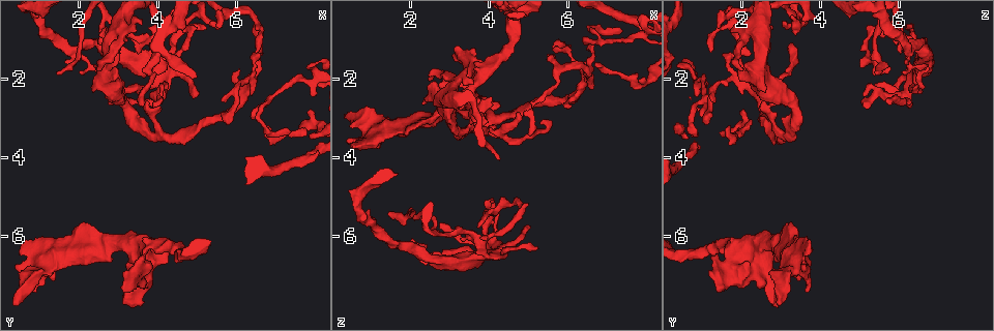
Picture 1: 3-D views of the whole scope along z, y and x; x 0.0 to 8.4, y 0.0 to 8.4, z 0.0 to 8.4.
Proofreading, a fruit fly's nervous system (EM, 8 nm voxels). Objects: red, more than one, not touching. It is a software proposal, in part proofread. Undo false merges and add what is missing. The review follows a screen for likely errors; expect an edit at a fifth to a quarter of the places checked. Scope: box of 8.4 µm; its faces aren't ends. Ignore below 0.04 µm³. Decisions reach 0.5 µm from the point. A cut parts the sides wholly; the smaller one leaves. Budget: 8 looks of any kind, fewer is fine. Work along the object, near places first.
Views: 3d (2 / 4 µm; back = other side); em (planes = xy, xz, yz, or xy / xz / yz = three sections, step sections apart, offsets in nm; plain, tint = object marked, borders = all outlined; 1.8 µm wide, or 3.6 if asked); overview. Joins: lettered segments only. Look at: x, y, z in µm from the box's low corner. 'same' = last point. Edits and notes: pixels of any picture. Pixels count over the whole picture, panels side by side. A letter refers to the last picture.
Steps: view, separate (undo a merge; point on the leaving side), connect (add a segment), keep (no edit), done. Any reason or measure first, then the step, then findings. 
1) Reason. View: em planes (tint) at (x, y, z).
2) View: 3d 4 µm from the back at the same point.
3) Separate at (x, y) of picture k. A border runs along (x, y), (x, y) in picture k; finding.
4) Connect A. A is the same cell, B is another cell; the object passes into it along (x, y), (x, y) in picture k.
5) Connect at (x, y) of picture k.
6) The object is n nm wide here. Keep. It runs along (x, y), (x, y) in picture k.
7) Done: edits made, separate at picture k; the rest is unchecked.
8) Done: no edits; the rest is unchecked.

Stops while still wide. View: 3d 2 µm at (2.20, 5.65, 3.20).

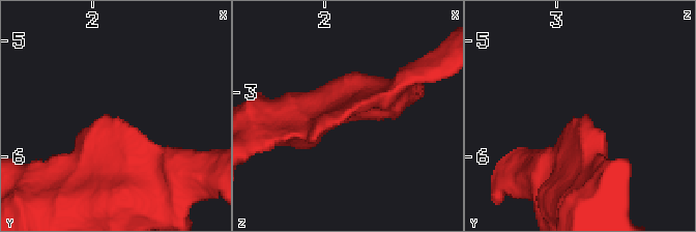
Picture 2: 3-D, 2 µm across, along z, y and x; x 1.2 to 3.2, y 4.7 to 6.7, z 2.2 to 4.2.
Need the tissue. View: em planes (plain) at (2.18, 5.68, 3.24).

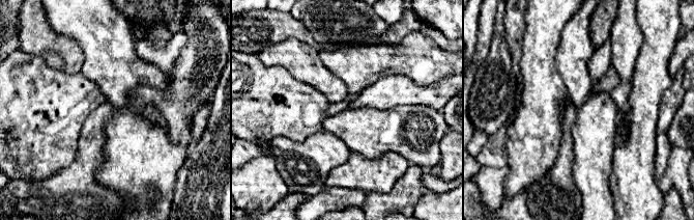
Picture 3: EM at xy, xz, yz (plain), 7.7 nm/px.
See the neighbours. View: em planes (borders) at the same point.

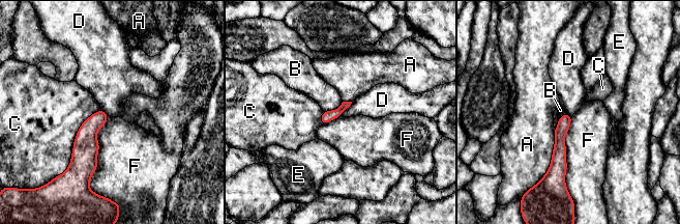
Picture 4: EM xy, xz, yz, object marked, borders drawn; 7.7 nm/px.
The longest contact is with C, 550 nm. Keep. A, B, C, D, E and F are other cells; a border runs along (352, 102), (340, 115) in picture 4; none of them fits.

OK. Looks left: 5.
View: em yz step 4 (tint) at (3.65, 6.50, 1.50).

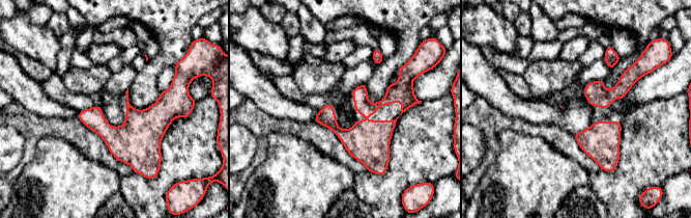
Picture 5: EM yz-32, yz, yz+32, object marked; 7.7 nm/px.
Another direction. View: em planes (borders) at the same point.

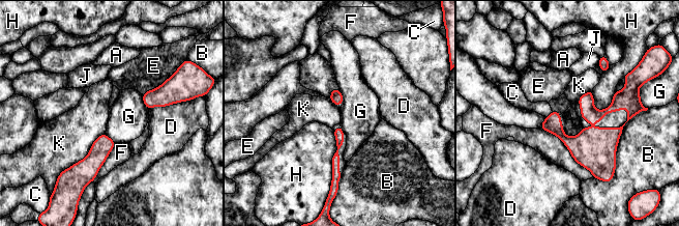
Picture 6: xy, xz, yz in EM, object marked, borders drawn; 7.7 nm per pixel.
The object is 50 nm wide here. Keep. A, B, C, D, E, F, G, H, J and K are other cells; a border runs along (105, 133), (84, 158), (61, 171) in picture 6; all the same cell.

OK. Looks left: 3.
Tapers out. View: em xy step 4 (tint) at (4.00, 2.45, 5.10).

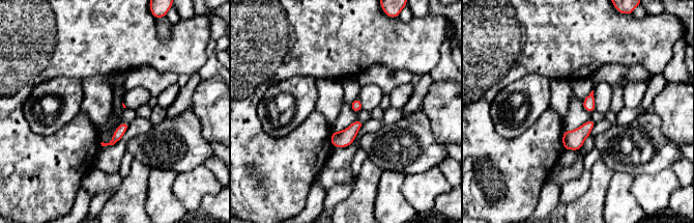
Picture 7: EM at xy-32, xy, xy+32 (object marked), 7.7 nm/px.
View: em planes (tint) at the same point.

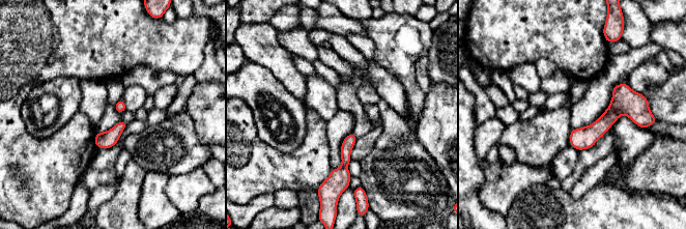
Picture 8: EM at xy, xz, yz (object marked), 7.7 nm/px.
What lies round it. View: em planes (borders) at the same point.

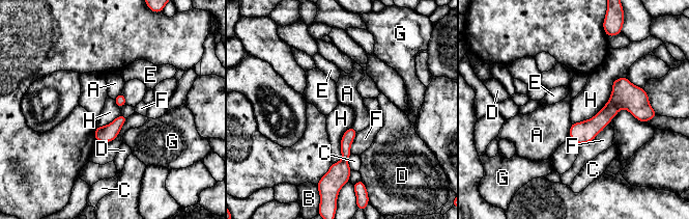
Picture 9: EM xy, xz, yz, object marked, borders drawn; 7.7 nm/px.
Keep. A, B, C, D, E, F, G and H are other cells; it runs along (632, 87), (593, 127), (572, 136) in picture 9; no lettered segment goes on from it.

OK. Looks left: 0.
Done: no edits; the rest is unchecked.

